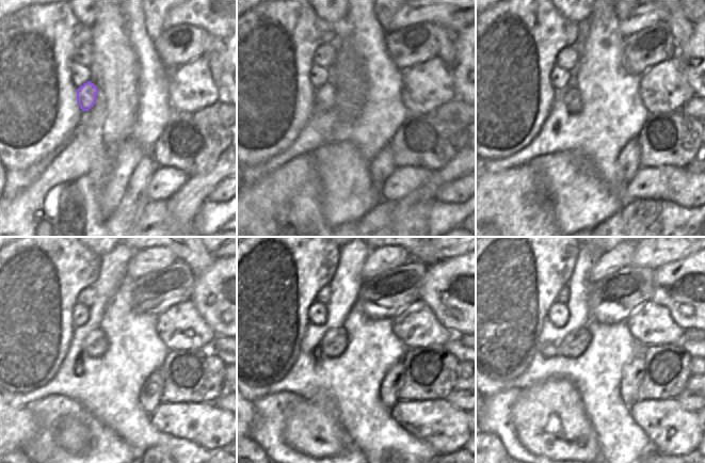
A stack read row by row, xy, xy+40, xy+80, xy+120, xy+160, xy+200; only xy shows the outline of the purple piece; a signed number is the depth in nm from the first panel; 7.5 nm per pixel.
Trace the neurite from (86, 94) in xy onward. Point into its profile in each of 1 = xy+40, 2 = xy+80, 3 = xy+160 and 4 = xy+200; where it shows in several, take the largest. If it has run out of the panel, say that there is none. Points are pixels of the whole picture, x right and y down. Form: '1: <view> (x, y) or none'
1: xy+40 (325, 94)
2: xy+80 (572, 99)
3: xy+160 (334, 344)
4: xy+200 (574, 344)

